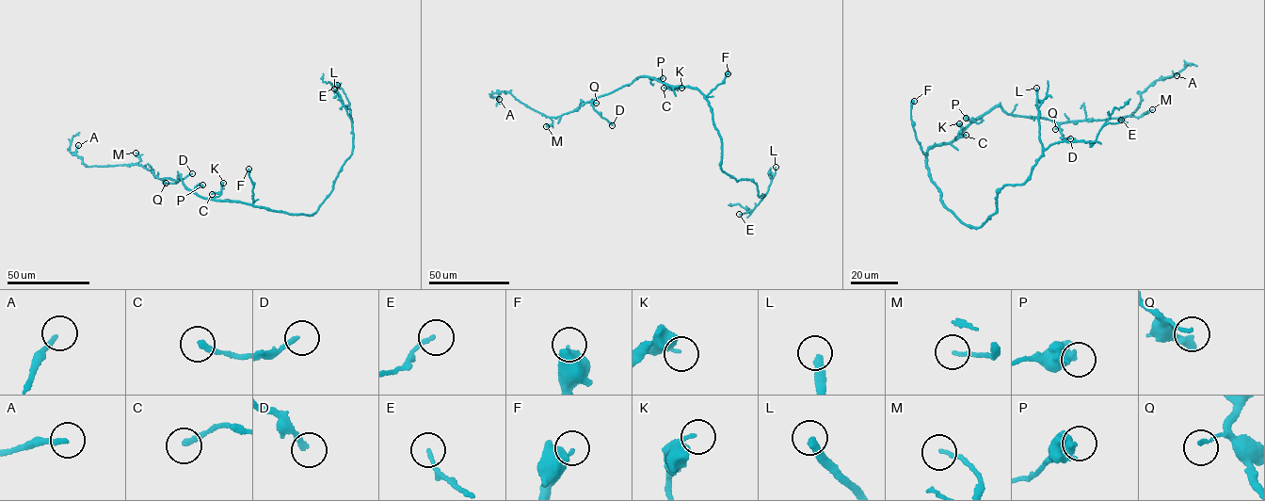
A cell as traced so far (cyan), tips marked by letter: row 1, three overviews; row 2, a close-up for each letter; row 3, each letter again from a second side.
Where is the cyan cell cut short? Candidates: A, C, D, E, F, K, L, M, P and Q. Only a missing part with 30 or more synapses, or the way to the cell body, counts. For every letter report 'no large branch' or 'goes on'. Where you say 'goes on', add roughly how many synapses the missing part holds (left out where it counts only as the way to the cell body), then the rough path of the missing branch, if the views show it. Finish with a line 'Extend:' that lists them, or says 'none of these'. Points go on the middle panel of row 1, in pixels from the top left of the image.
A: no large branch
C: no large branch
D: no large branch
E: no large branch
F: no large branch
K: no large branch
L: goes on | (776, 167), (776, 161), (774, 165), (765, 165), (771, 188), (761, 188)
M: no large branch
P: no large branch
Q: no large branch
Extend: L

